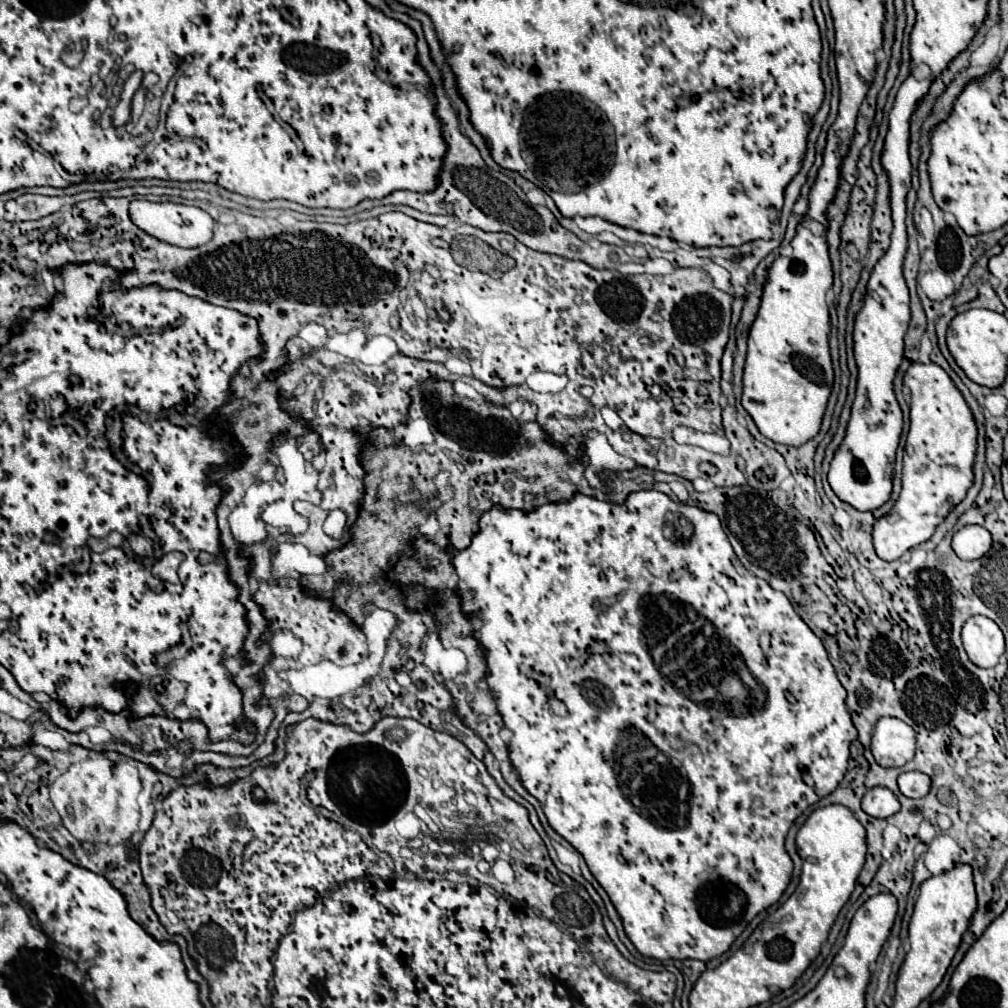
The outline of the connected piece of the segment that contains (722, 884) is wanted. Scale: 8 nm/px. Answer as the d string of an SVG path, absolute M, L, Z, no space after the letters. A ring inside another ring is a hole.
M660 491L630 493L624 505L612 505L608 501L576 493L576 497L568 503L542 505L532 513L492 507L480 517L480 531L474 535L470 547L454 553L452 563L458 575L456 593L462 597L462 609L484 623L476 631L476 639L480 641L480 647L486 649L486 661L490 667L490 675L486 677L488 689L496 697L504 725L514 731L514 737L508 743L510 761L514 763L528 793L542 803L550 827L586 859L588 869L604 887L622 917L628 939L640 955L660 961L708 961L726 953L748 921L784 895L792 877L792 859L784 849L790 825L804 809L830 795L848 771L850 743L858 737L858 731L846 709L846 689L838 681L822 641L794 611L784 593L772 589L764 579L752 577L746 571L714 513L674 503ZM532 673L542 673L552 679L552 693L566 705L566 715L552 713L548 693L540 687Z

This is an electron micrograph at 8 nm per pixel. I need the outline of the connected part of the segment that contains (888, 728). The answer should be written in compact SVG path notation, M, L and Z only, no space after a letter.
M882 717L872 735L872 755L882 767L902 767L916 753L916 735L896 717Z

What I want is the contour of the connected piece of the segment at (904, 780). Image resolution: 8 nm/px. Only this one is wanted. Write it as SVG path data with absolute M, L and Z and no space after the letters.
M906 771L898 777L900 791L910 799L920 799L930 791L930 777L922 771Z

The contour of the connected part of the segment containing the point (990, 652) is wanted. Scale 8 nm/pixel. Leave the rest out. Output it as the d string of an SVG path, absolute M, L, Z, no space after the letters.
M972 615L962 629L964 649L978 667L994 667L1004 653L1002 629L984 615Z

